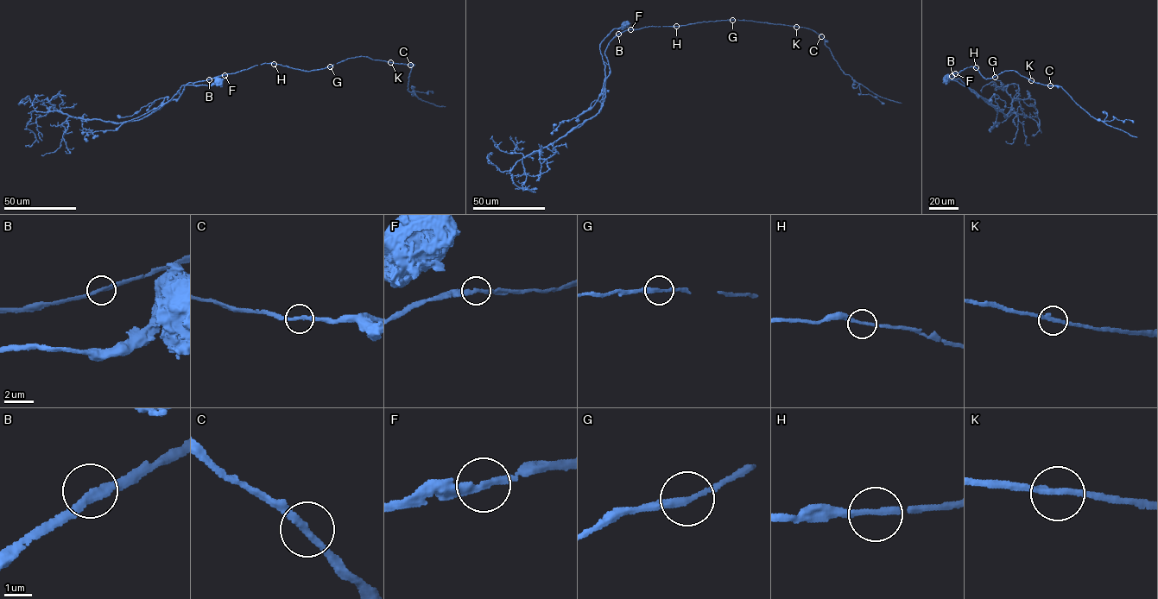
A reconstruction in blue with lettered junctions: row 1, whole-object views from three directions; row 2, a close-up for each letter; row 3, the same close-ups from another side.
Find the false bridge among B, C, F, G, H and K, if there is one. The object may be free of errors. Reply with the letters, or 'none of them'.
none of them

